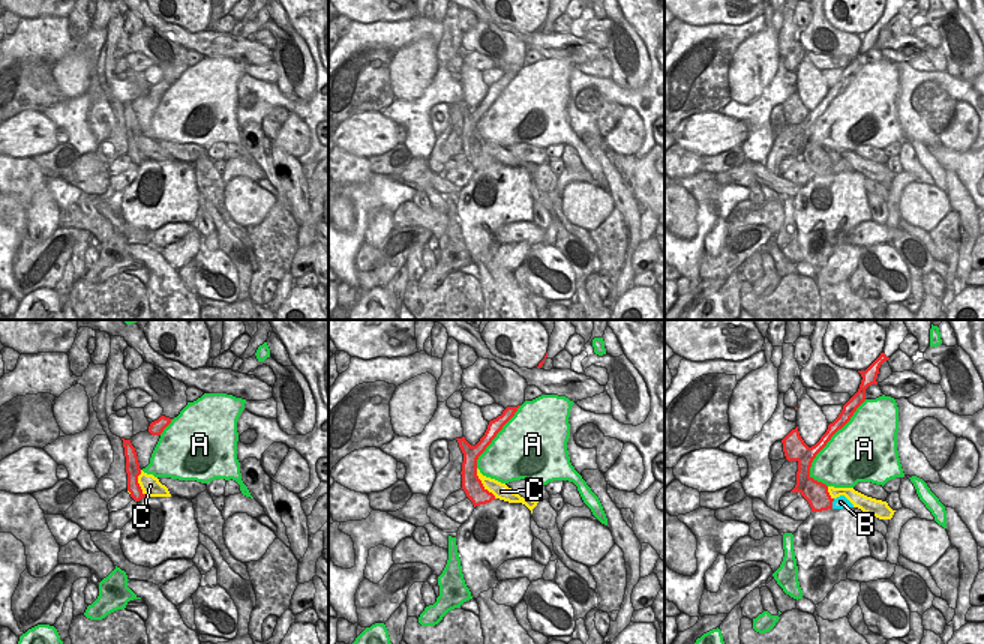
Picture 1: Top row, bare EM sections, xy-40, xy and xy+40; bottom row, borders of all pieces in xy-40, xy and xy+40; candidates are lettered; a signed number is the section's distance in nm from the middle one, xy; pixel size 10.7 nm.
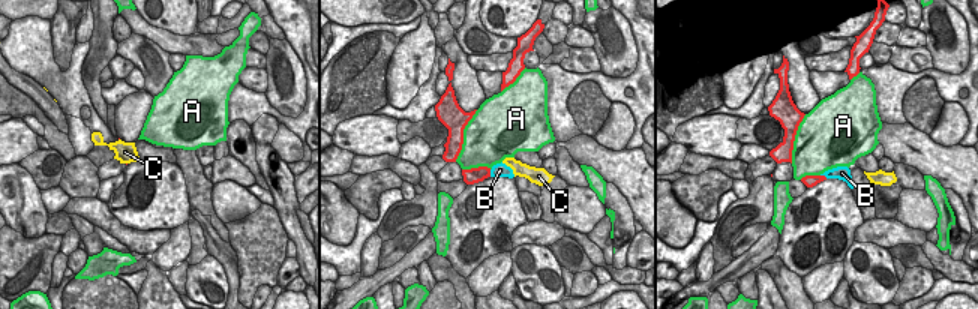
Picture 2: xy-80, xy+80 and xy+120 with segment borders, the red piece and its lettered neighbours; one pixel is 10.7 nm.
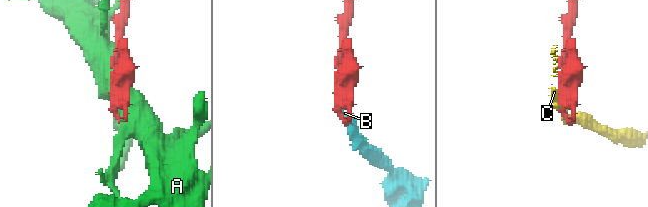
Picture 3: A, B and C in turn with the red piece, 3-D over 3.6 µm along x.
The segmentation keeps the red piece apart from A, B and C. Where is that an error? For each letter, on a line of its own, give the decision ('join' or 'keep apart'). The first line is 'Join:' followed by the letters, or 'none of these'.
Join: none of these
A: keep apart
B: keep apart
C: keep apart

